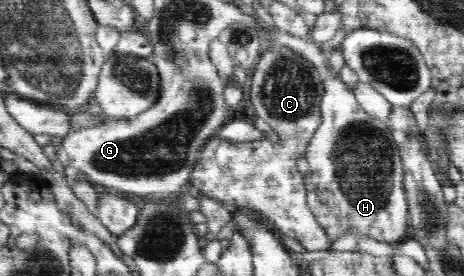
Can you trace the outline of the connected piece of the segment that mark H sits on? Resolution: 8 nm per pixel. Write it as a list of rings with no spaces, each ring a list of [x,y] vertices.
[[[330,68],[321,70],[324,83],[322,95],[321,125],[307,146],[305,157],[309,170],[303,177],[306,188],[306,203],[312,216],[324,228],[331,243],[344,234],[365,235],[384,243],[398,243],[406,238],[409,214],[407,195],[403,190],[403,164],[399,149],[387,123],[371,117],[358,104],[354,93],[338,75],[331,76]]]

